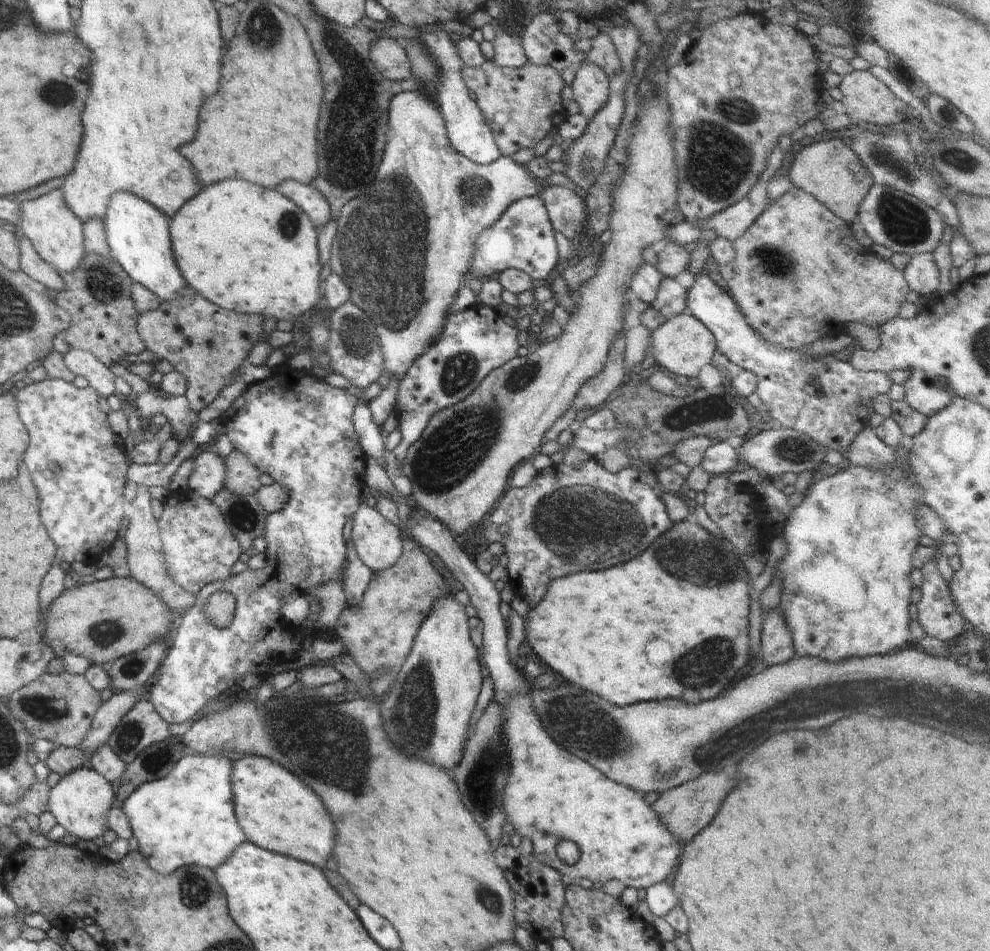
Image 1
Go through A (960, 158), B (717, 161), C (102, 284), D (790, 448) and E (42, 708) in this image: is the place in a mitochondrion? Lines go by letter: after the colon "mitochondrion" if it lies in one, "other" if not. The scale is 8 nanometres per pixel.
A: mitochondrion
B: mitochondrion
C: mitochondrion
D: mitochondrion
E: mitochondrion

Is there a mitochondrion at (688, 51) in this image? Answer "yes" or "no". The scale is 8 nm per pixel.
no

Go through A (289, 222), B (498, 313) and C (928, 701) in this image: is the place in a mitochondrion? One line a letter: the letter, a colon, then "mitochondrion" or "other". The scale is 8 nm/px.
A: mitochondrion
B: other
C: mitochondrion

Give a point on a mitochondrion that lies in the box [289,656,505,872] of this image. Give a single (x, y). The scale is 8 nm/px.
(411, 718)

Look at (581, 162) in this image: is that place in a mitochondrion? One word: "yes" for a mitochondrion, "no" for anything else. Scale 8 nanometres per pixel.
yes

